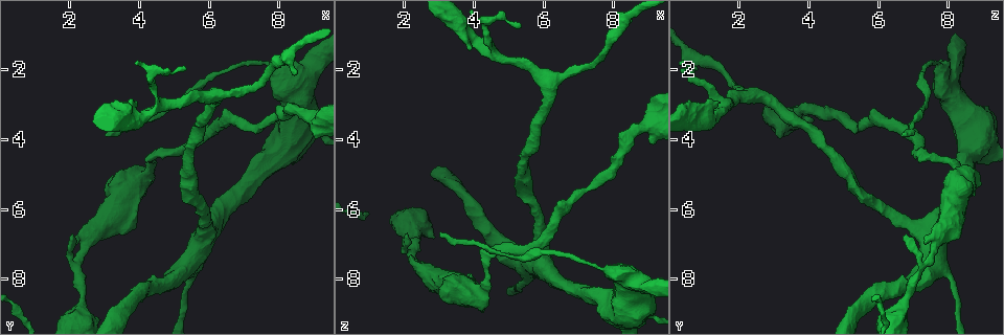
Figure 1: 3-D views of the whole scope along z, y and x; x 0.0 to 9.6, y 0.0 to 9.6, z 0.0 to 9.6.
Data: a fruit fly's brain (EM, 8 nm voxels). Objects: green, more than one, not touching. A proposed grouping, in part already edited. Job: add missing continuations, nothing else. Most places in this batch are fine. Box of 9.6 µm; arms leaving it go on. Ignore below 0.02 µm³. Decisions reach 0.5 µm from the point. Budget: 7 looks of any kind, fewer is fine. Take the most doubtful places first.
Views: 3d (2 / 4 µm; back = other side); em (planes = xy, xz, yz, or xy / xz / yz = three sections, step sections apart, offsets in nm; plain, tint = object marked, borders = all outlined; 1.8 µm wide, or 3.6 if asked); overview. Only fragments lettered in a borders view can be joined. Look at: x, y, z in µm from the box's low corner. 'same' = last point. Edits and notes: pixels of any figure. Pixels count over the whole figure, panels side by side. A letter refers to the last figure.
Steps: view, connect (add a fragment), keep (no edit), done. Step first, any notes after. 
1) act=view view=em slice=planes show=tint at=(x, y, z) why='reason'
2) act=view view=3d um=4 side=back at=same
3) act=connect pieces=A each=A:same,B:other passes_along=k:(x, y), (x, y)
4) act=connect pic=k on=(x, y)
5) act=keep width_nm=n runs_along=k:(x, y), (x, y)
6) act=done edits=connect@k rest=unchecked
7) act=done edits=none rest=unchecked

act=view view=em slice=xz step=8 show=borders at=(2.15, 6.75, 6.75) why='free end'

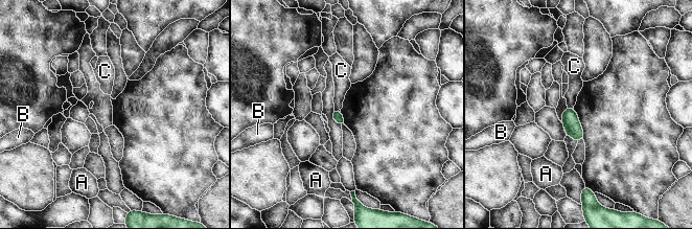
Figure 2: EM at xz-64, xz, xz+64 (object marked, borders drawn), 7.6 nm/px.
act=view view=em slice=planes show=borders at=same why='another direction'

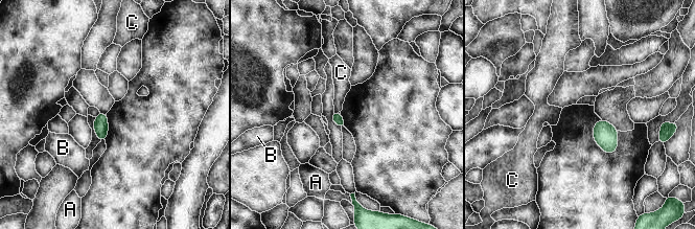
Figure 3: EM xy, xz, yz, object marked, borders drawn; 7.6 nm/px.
act=keep each=A:other,B:other,C:other border=3:(334, 111), (338, 112) found='no lettered fragment goes on from it'

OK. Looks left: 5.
act=view view=em slice=planes show=borders at=(3.10, 3.80, 6.75) why='end of a long branch'

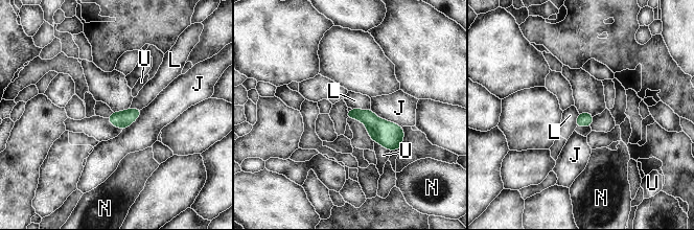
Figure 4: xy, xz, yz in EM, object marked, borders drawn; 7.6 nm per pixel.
act=keep longest_contact=J:280nm each=J:other,L:other,N:other,U:other border=4:(351, 108), (370, 110) found='no lettered fragment goes on from it'

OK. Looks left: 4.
act=view view=3d um=4 at=(4.05, 5.10, 8.40) why='thick turns thin'

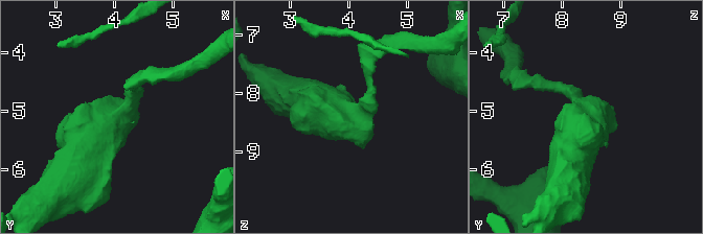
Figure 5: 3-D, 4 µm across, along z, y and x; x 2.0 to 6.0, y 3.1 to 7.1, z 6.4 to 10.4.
act=view view=em um=3.6 slice=planes show=borders at=(4.05, 5.10, 8.45)

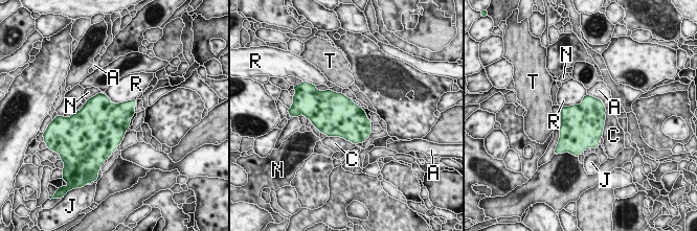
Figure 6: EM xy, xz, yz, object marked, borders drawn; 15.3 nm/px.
act=keep each=A:other,C:other,J:other,N:other,R:other,T:other border=6:(103, 92), (113, 102), (136, 98) found='none of them fits'

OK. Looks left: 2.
act=done edits=none rest=unchecked

